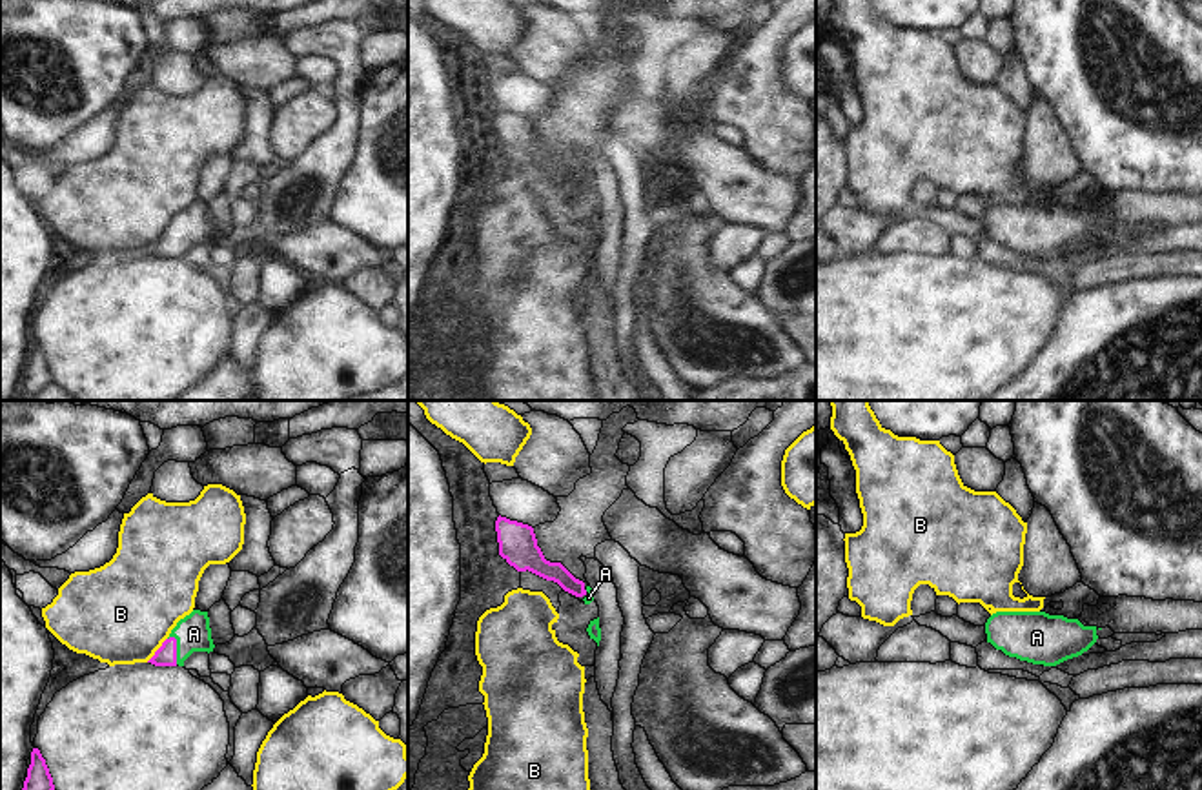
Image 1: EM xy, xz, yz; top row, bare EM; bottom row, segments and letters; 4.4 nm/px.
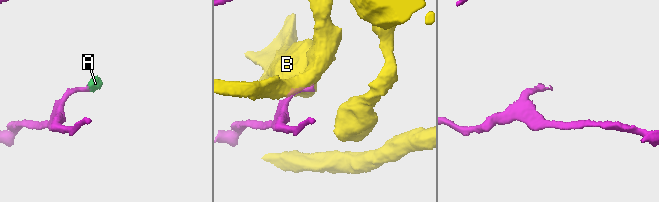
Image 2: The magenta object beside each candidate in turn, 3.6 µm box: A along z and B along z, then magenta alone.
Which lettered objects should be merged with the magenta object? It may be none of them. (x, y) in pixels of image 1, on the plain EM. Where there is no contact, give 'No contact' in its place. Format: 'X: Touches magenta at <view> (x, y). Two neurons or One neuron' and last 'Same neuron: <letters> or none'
A: Touches magenta at xy (175, 241). One neuron
B: Touches magenta at xy (157, 243). Two neurons
Same neuron: A

